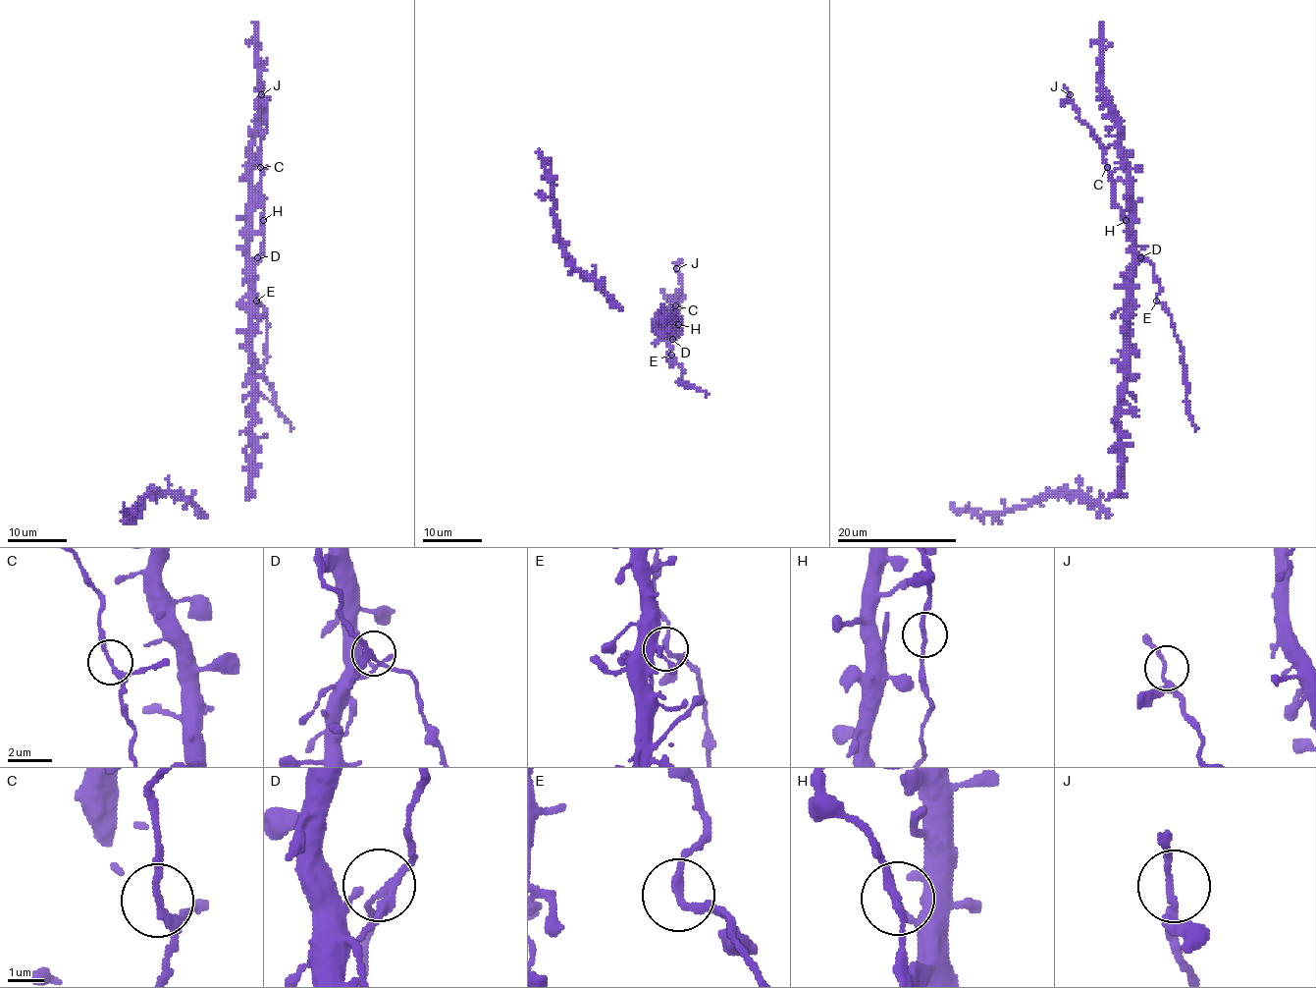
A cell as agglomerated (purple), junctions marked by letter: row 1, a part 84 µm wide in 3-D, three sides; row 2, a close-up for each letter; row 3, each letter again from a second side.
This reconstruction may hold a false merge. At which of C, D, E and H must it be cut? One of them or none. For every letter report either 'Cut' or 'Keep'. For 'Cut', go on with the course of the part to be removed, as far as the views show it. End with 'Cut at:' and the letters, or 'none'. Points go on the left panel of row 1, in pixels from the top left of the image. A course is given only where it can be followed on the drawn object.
C: Keep
D: Keep
E: Keep
H: Keep
Cut at: none

